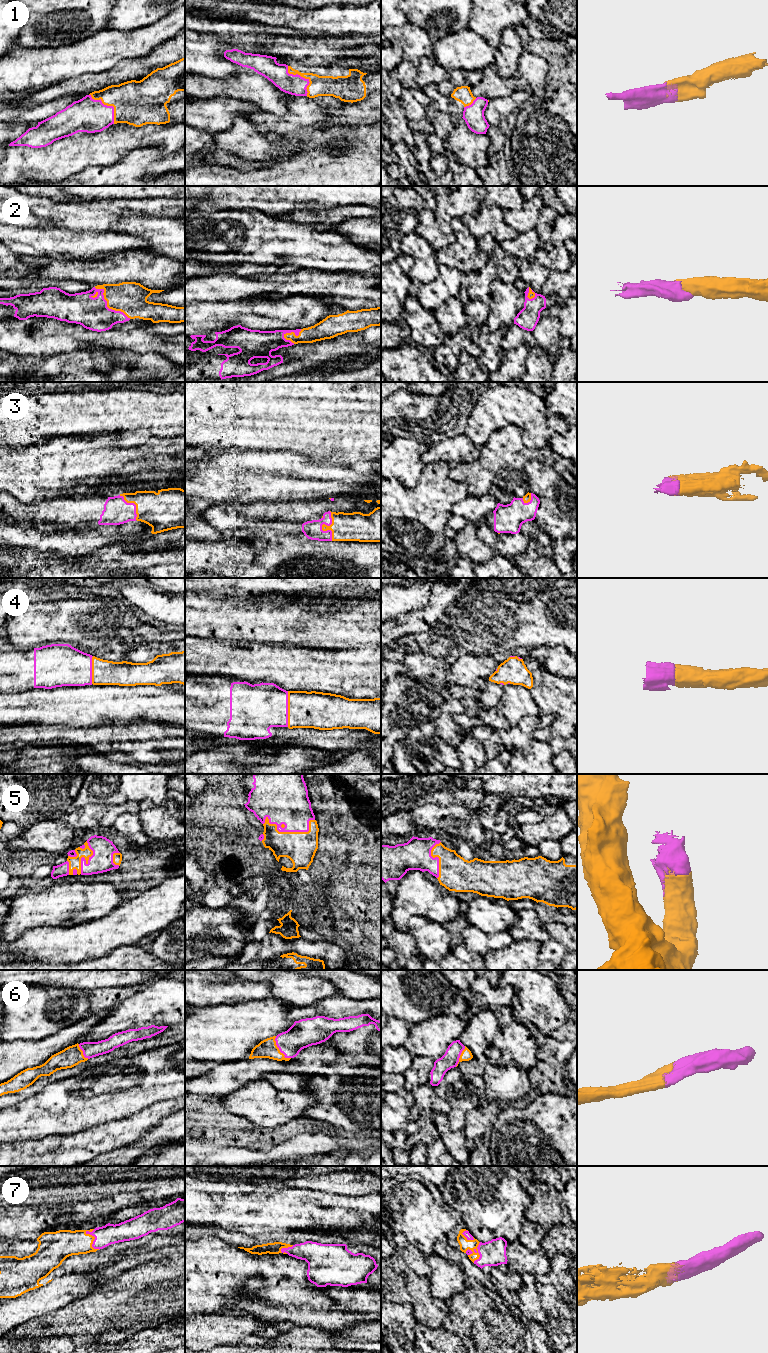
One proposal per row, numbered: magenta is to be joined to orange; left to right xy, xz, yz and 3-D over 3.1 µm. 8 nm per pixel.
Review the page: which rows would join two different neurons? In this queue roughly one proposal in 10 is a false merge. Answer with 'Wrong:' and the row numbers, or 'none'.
Wrong: none

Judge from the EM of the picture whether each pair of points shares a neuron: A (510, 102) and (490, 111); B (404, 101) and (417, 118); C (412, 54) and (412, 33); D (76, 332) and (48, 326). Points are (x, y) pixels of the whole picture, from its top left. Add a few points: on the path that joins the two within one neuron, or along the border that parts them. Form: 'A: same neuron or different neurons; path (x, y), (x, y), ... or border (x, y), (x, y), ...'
A: same neuron; path (505, 105), (495, 111)
B: same neuron; path (408, 105), (415, 114)
C: same neuron; path (412, 49), (412, 38)
D: same neuron; path (69, 330), (55, 328)

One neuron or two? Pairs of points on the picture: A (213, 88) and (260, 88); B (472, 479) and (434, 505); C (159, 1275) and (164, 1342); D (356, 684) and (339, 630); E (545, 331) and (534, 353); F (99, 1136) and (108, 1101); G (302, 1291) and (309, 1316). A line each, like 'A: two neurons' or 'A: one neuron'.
A: one neuron
B: two neurons
C: two neurons
D: two neurons
E: two neurons
F: two neurons
G: two neurons

